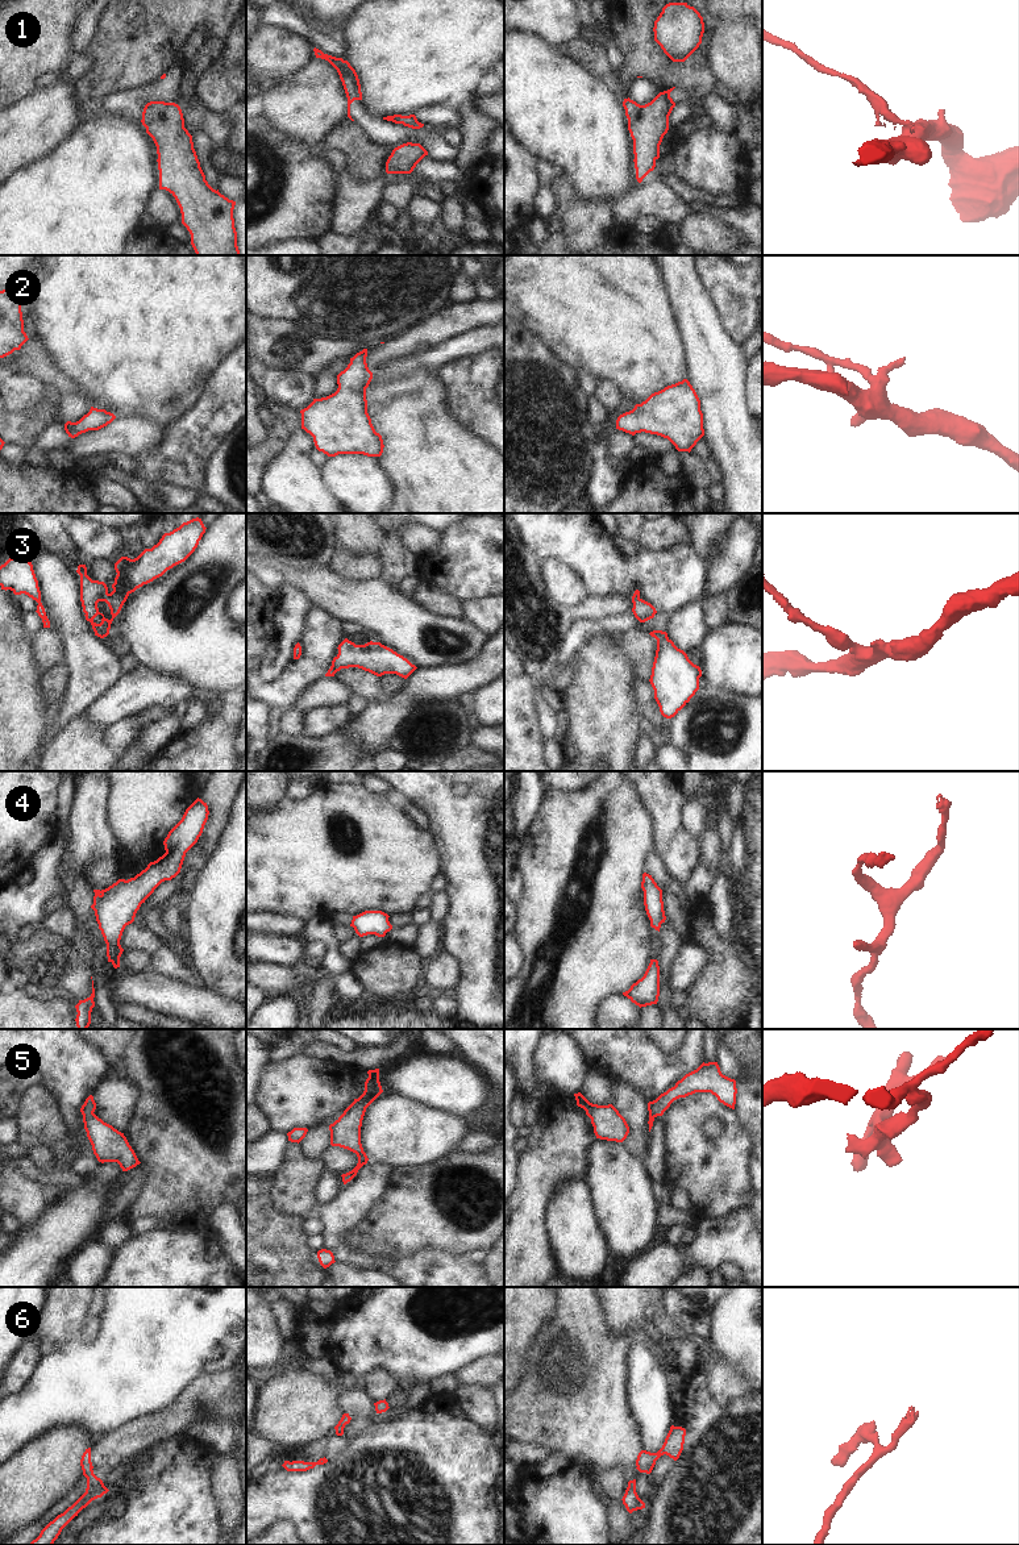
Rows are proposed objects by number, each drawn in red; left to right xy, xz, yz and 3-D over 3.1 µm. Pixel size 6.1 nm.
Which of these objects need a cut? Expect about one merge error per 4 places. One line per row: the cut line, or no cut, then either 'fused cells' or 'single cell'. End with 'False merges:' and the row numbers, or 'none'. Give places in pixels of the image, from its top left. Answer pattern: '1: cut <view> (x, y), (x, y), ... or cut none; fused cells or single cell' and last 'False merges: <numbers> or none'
1: cut none; single cell
2: cut none; single cell
3: cut none; single cell
4: cut none; single cell
5: cut none; single cell
6: cut none; single cell
False merges: none

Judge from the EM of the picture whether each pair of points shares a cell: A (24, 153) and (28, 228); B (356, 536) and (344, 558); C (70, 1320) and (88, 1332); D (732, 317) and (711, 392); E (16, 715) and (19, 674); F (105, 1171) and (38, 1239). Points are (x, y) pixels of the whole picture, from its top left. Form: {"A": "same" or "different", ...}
{"A": "different", "B": "different", "C": "different", "D": "different", "E": "same", "F": "same"}

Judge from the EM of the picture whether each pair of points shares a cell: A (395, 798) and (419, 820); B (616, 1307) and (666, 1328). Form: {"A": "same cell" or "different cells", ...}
{"A": "same cell", "B": "same cell"}

